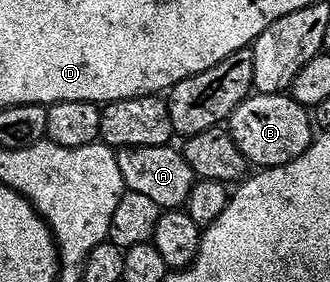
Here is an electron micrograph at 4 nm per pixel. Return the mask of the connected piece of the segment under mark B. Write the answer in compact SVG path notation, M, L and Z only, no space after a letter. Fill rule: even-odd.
M252 93L231 113L229 119L231 138L248 163L255 158L279 158L279 154L291 154L291 146L303 146L303 142L312 142L311 126L313 127L313 118L308 107L299 105L294 98L282 93Z

